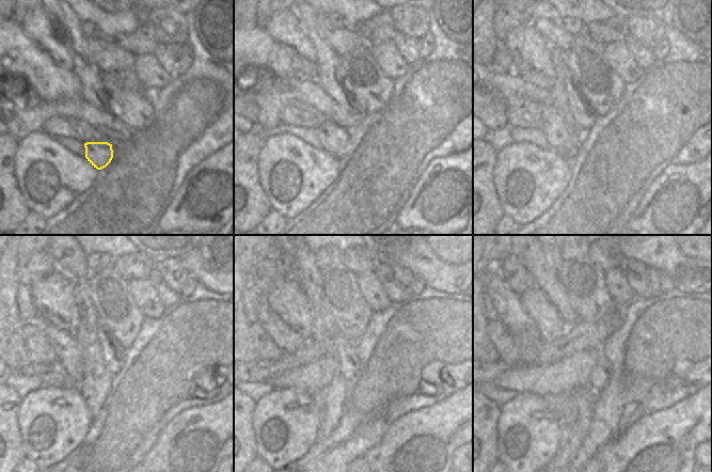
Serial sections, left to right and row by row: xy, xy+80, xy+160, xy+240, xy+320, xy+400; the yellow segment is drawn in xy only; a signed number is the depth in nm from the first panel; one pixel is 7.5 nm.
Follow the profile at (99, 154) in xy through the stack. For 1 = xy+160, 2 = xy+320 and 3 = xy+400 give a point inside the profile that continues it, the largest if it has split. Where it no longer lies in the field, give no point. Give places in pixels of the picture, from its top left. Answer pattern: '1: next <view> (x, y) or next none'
1: next xy+160 (564, 139)
2: next xy+320 (289, 337)
3: next xy+400 (525, 321)

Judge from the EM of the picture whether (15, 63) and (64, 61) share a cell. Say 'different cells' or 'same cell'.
different cells

